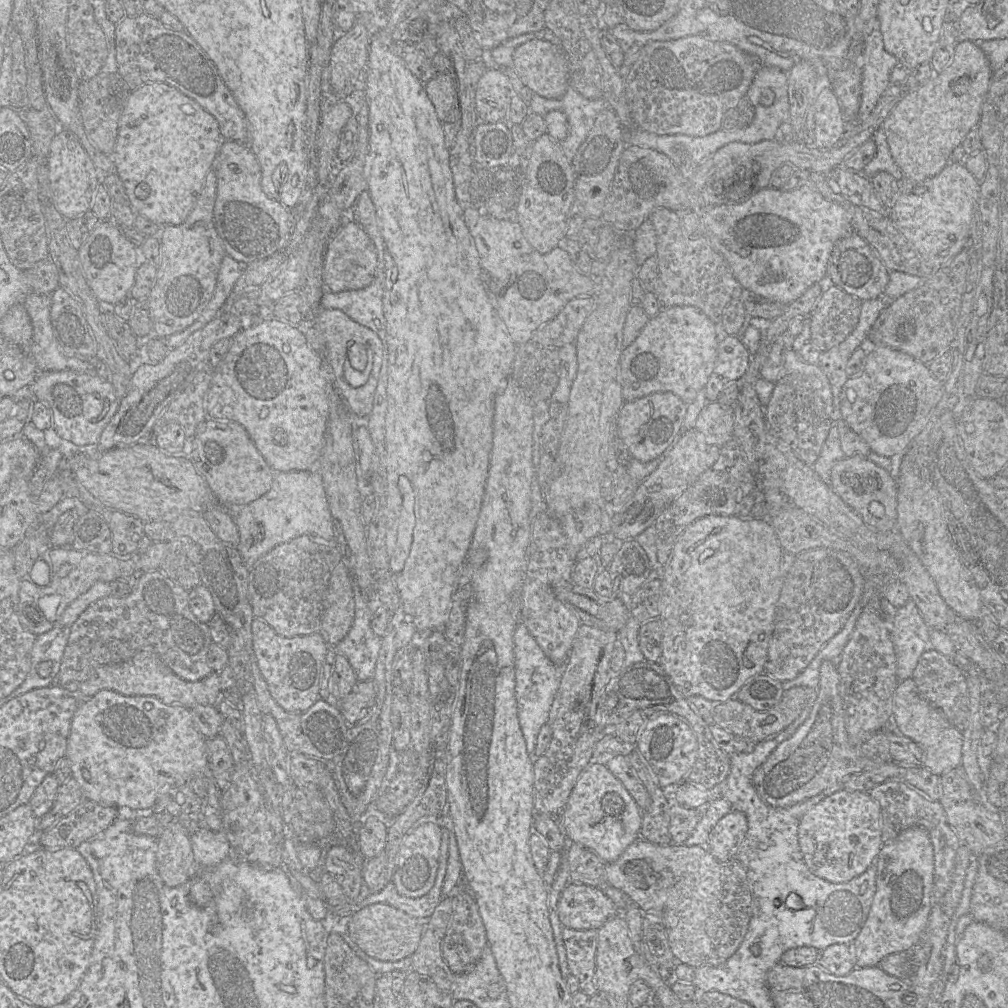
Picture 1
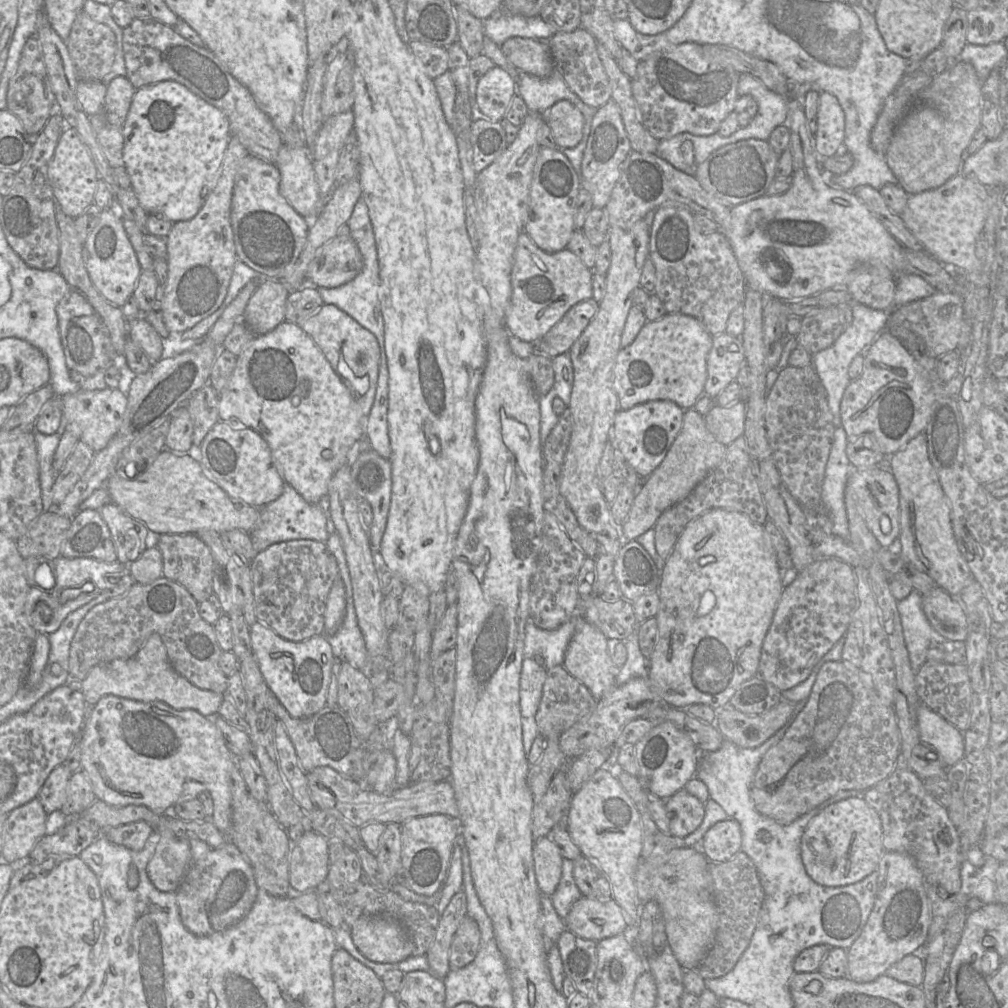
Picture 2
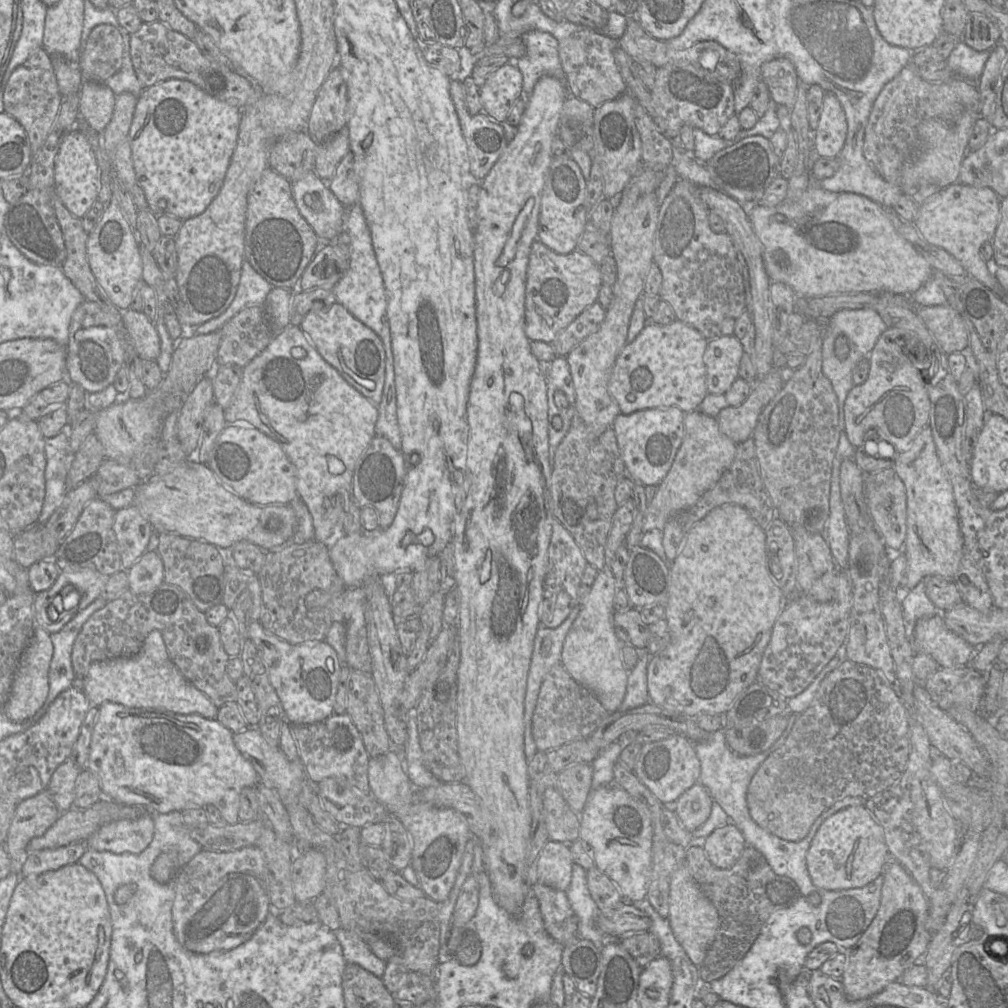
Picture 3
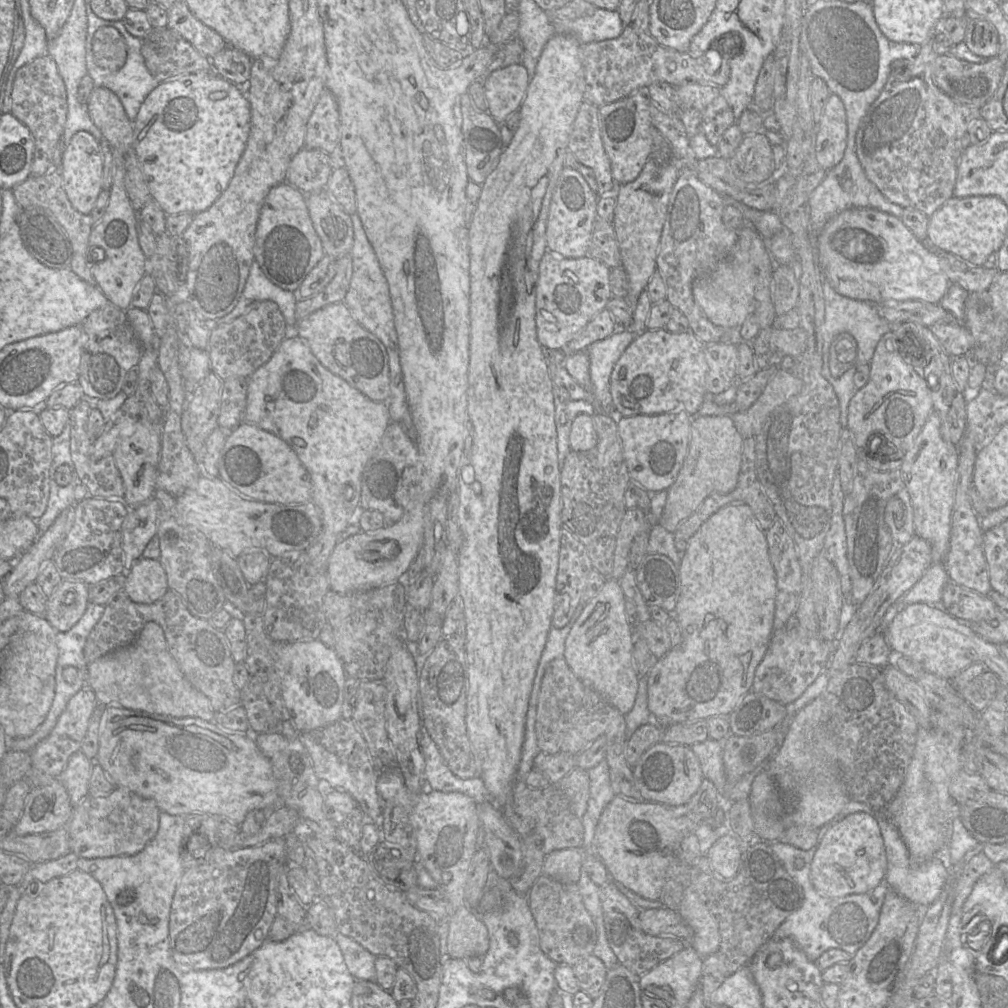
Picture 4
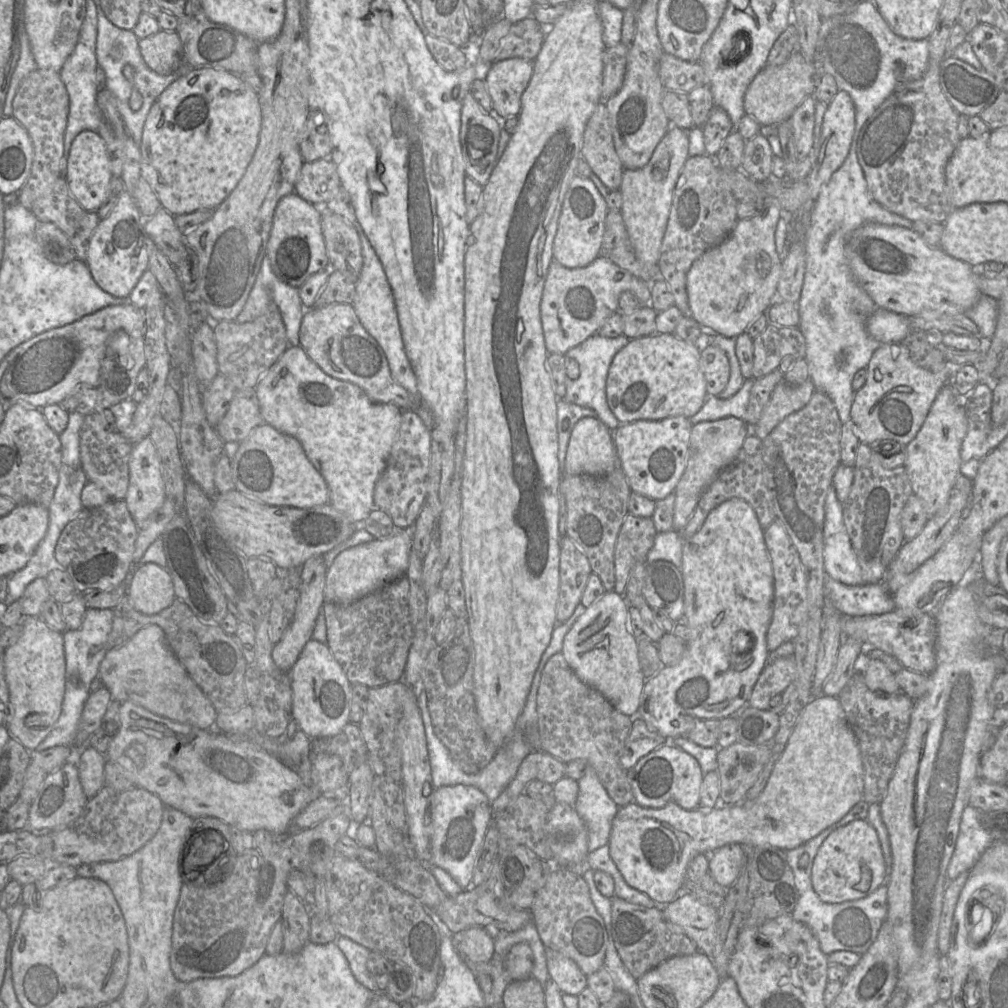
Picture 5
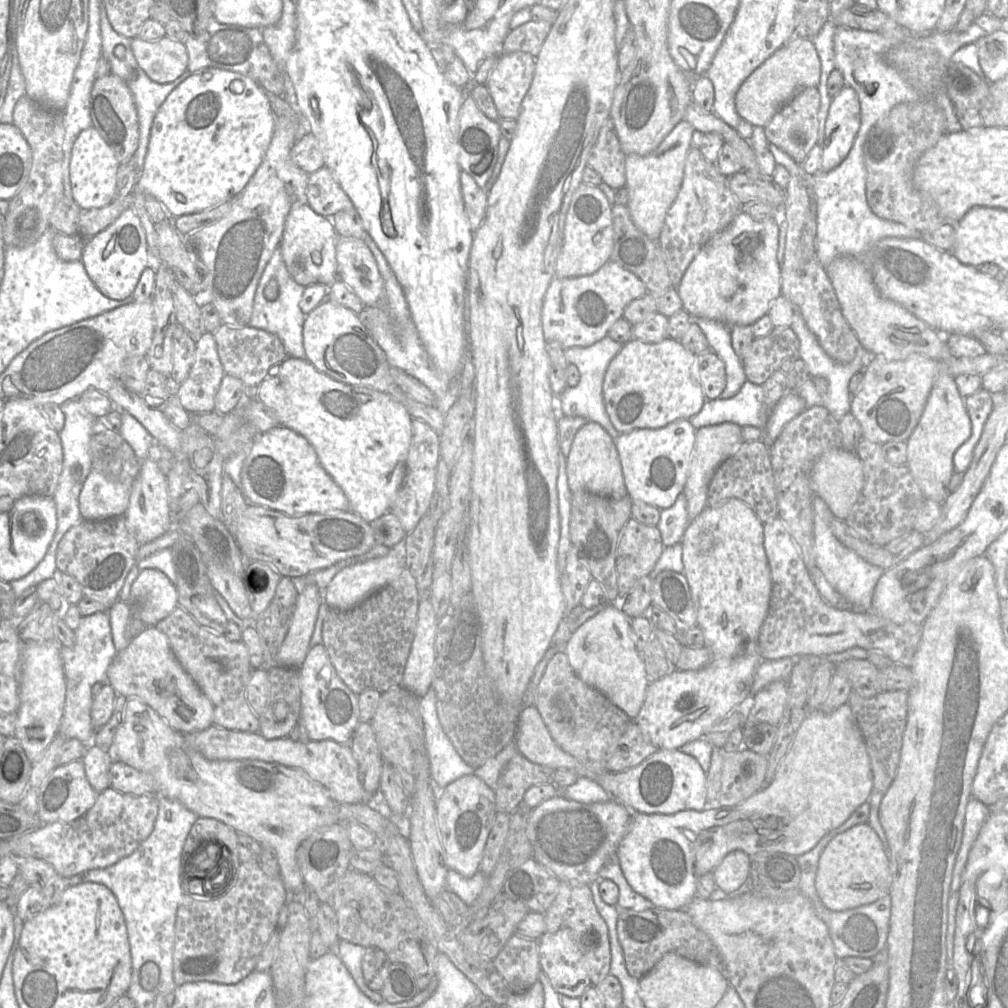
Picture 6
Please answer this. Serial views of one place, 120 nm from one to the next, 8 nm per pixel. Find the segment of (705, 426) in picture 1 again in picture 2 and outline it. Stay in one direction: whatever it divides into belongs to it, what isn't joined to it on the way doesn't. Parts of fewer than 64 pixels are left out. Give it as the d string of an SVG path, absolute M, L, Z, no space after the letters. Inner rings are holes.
M738 401L727 407L717 404L704 416L706 427L715 439L729 446L744 436L746 402Z

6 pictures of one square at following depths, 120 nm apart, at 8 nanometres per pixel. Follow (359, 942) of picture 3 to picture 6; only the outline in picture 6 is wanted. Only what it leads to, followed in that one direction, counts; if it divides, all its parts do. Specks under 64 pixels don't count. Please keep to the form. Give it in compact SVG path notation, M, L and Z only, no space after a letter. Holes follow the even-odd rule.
M340 939L334 950L341 959L359 990L374 1003L380 1004L383 998L380 992L372 991L365 983L362 973L362 959L365 953L365 948Z

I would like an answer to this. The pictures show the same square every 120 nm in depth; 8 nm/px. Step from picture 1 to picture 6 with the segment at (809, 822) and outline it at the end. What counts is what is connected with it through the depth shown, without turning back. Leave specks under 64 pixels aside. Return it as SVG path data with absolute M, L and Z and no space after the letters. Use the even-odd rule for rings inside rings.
M868 823L854 825L836 835L823 849L815 886L822 903L832 911L845 911L873 903L889 894L890 861L883 844Z

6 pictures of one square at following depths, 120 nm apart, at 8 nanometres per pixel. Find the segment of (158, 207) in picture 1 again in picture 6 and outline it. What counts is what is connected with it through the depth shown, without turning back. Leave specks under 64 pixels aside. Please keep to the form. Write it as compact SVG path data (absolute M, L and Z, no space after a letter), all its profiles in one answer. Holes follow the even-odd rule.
M201 69L180 83L159 107L134 191L153 196L175 217L231 200L261 164L274 126L265 90L254 80L224 69Z

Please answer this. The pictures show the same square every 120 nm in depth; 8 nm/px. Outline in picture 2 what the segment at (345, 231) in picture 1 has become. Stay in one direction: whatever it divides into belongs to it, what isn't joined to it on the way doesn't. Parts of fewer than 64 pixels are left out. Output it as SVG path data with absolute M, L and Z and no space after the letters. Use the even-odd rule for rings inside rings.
M336 235L317 251L306 279L319 288L336 288L354 279L362 267L363 259L353 238Z

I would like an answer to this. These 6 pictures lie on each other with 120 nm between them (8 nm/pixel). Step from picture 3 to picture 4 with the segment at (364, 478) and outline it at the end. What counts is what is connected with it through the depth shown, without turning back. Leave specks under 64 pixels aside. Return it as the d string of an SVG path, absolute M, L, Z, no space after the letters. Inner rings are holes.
M390 422L385 429L381 442L367 461L362 471L360 510L377 510L384 518L385 526L392 526L403 516L408 504L409 491L421 475L421 460L415 442L406 434L401 424Z

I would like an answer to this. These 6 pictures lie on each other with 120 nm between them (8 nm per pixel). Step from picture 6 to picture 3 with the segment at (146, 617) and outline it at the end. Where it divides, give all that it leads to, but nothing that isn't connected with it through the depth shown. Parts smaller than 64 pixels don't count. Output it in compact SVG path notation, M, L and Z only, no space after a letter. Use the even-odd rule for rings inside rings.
M145 551L127 571L128 589L135 594L149 593L164 582L163 562L157 551Z

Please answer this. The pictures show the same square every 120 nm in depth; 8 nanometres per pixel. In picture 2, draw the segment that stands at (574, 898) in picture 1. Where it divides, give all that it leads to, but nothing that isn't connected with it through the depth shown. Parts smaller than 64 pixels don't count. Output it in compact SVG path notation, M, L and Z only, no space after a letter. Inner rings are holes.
M582 896L563 921L567 930L596 942L623 934L628 929L622 909L614 899L600 901Z

